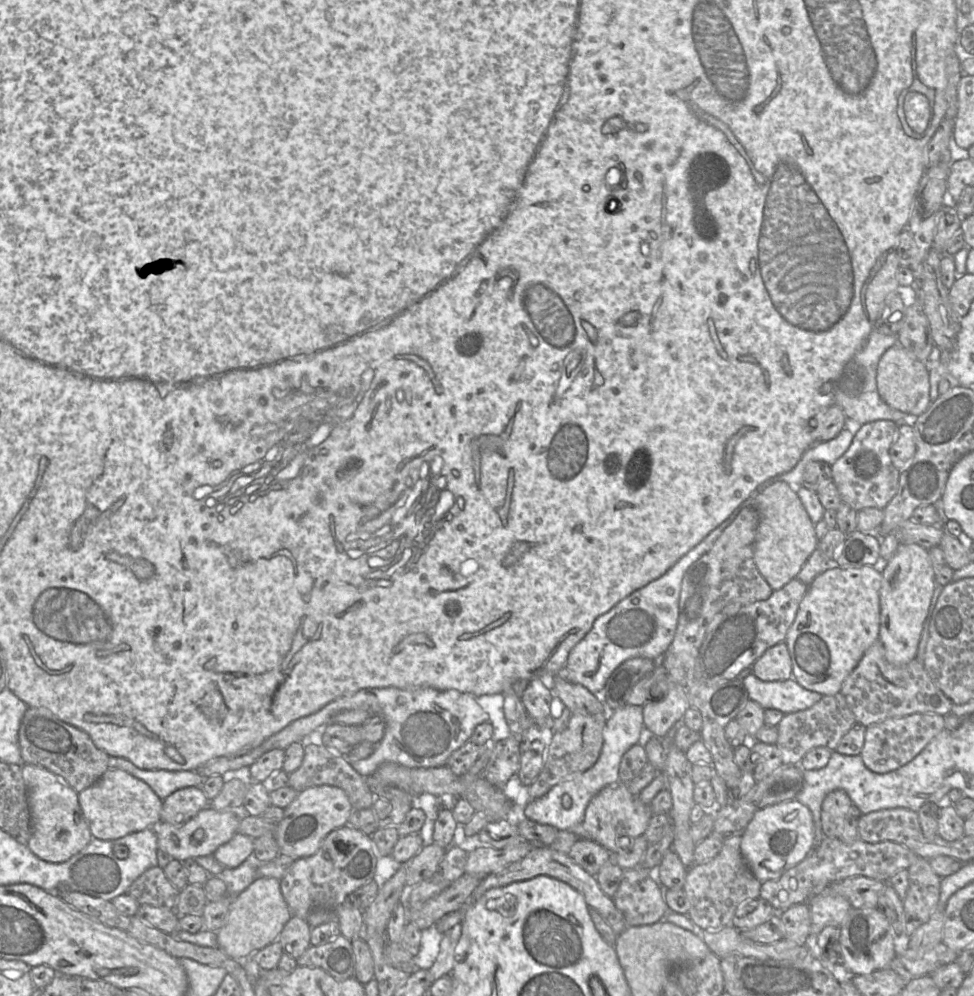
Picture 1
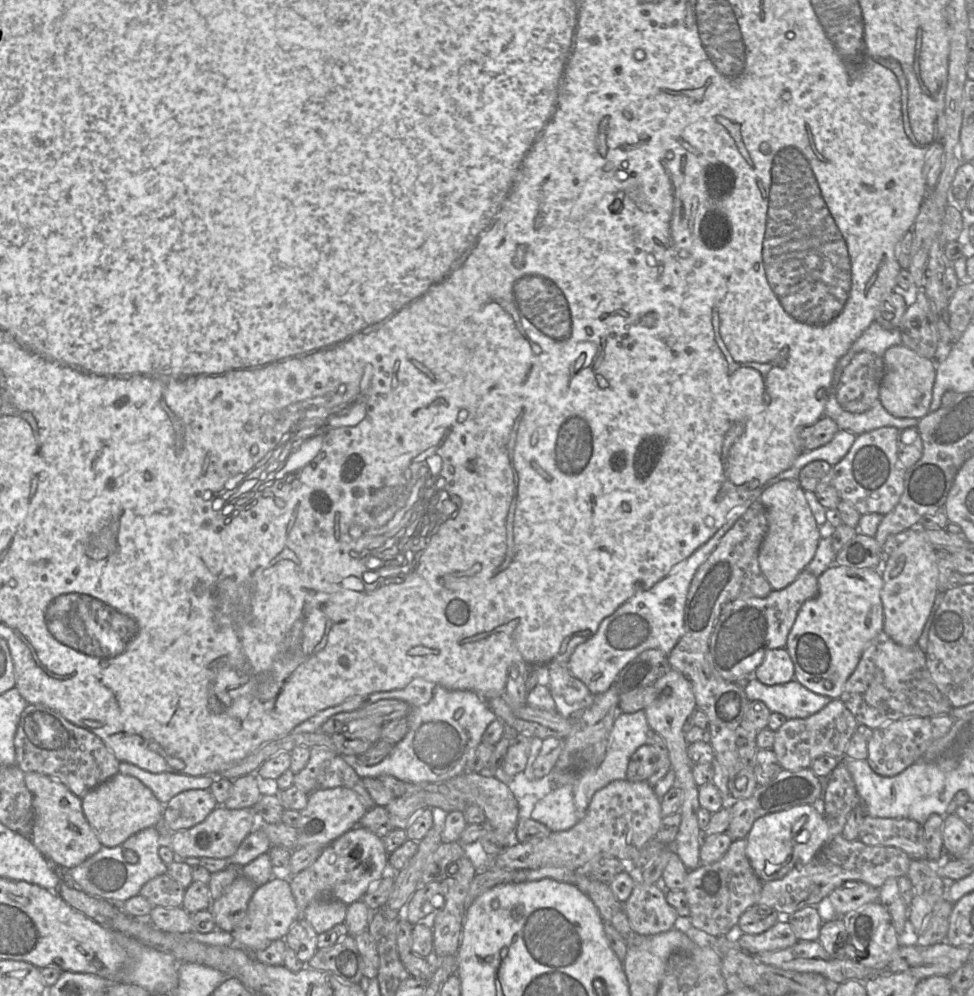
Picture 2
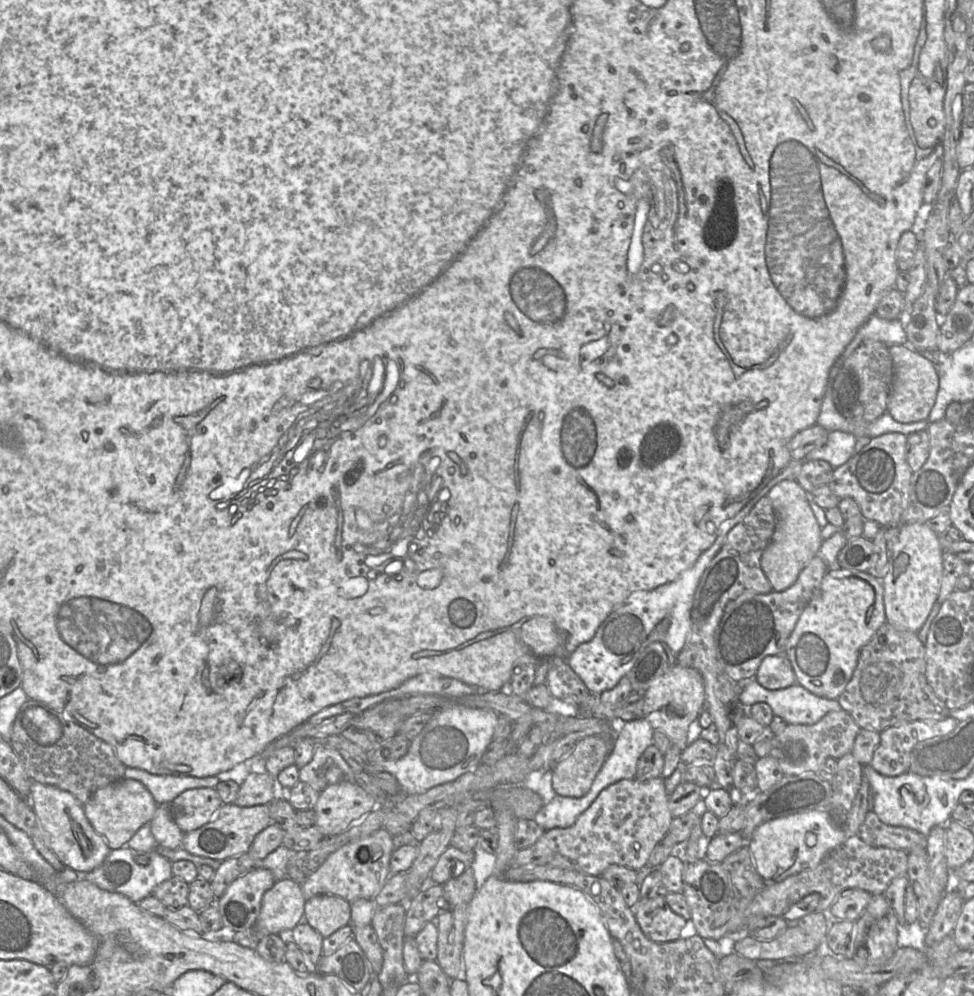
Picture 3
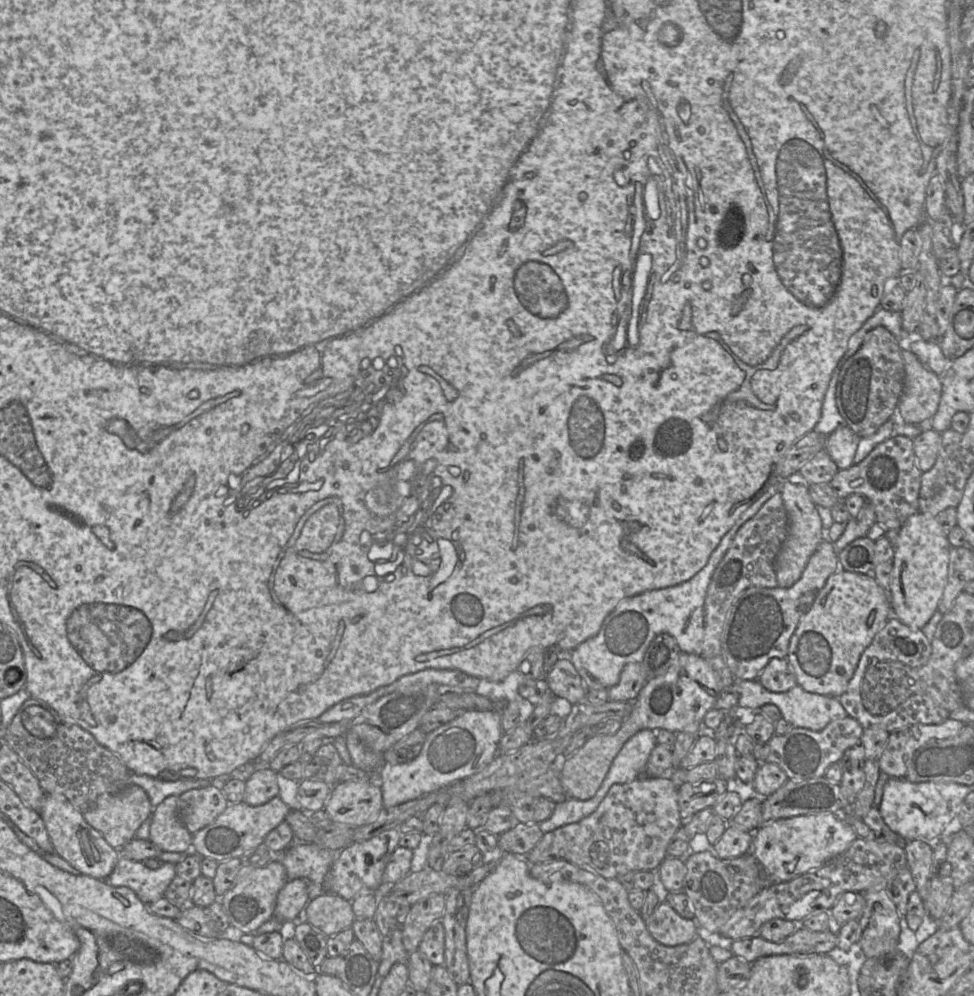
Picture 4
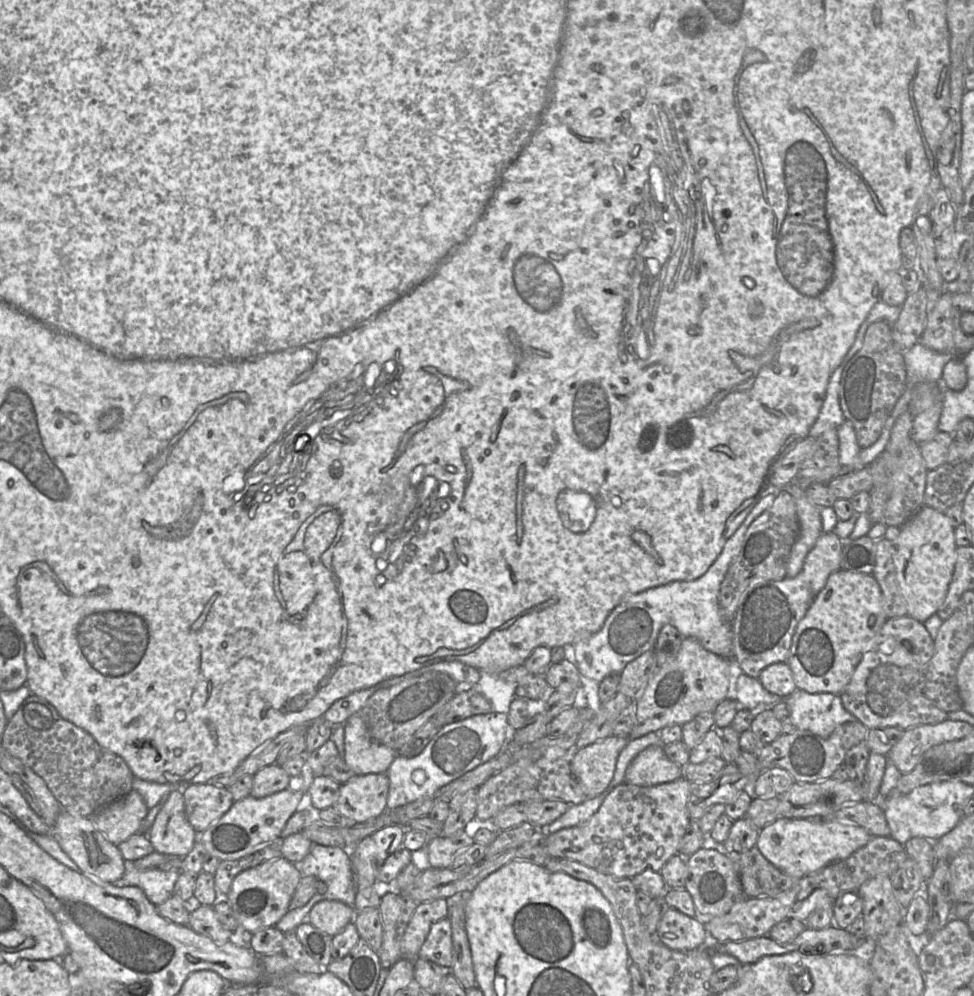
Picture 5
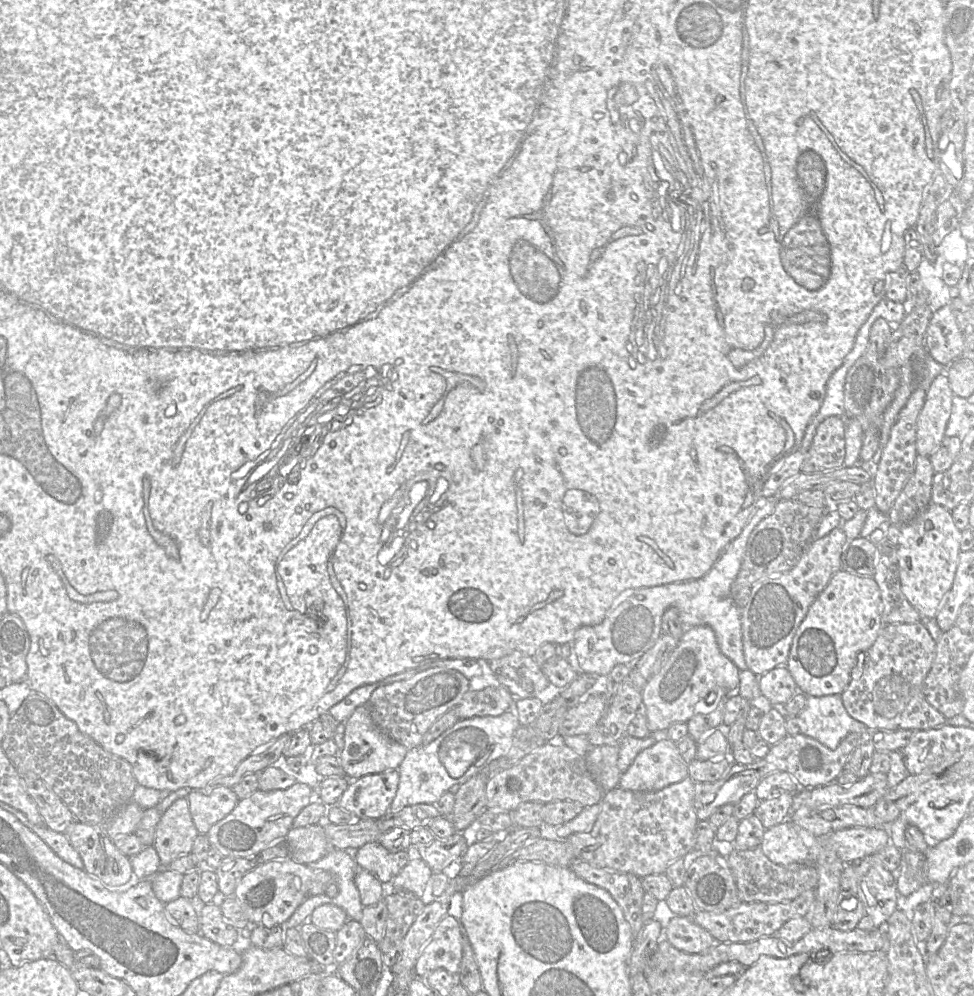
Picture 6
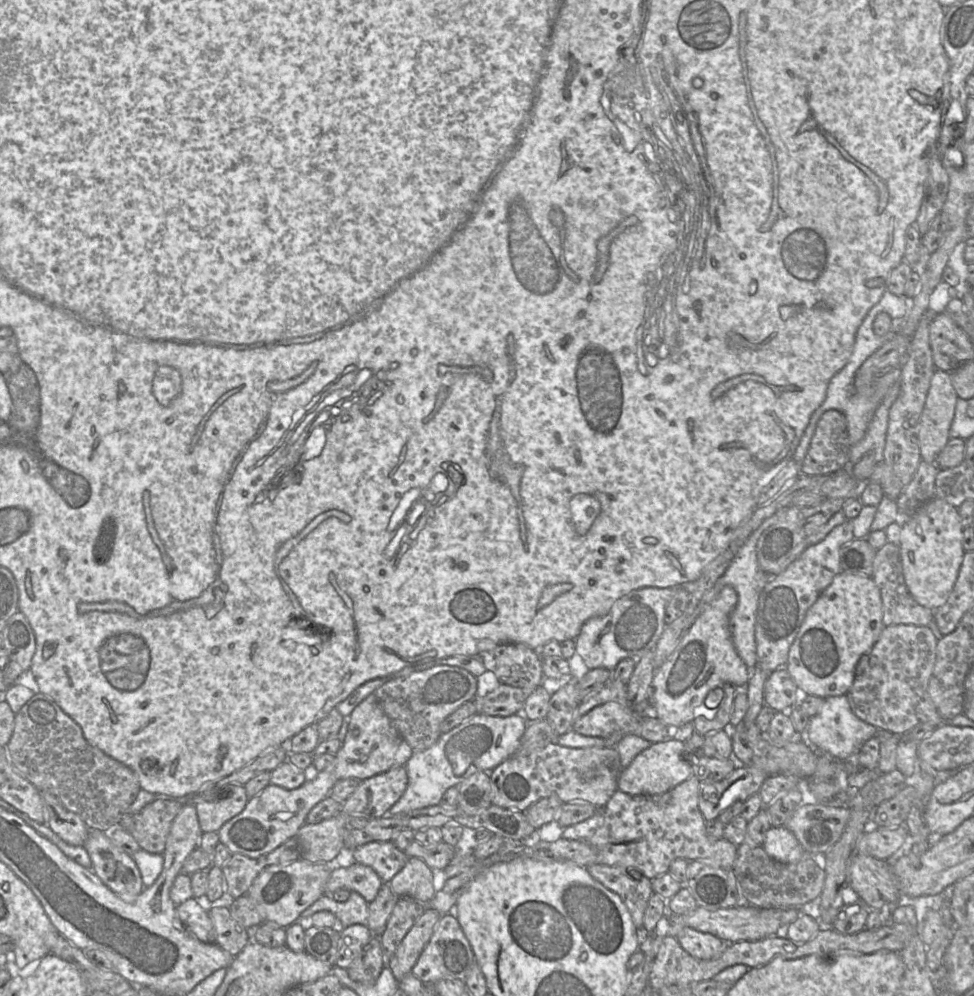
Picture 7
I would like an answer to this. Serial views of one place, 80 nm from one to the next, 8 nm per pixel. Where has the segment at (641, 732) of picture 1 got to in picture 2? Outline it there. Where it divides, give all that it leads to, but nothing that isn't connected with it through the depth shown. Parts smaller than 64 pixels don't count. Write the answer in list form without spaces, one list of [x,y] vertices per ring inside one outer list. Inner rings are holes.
[[[645,711],[635,713],[619,712],[613,724],[605,758],[596,769],[583,770],[577,781],[561,787],[555,787],[548,795],[538,801],[530,819],[542,823],[551,832],[562,832],[574,827],[587,812],[594,794],[608,784],[625,780],[631,756],[641,746],[647,744],[648,734],[652,731],[648,725]]]

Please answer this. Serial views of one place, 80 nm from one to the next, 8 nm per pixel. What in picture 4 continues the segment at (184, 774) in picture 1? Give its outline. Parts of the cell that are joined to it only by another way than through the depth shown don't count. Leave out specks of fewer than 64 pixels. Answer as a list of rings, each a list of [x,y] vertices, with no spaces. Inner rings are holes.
[[[130,772],[128,785],[138,785],[143,788],[149,796],[151,805],[155,808],[168,796],[179,797],[182,793],[194,789],[206,787],[212,784],[209,779],[178,779],[178,780],[161,780],[146,775],[138,775]]]

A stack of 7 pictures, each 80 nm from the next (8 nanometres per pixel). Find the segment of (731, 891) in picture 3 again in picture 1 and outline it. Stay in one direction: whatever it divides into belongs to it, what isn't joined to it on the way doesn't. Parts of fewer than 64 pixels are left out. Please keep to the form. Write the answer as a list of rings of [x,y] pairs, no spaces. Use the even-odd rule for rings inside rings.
[[[741,835],[723,841],[719,854],[705,864],[688,869],[684,892],[690,903],[687,916],[703,930],[716,930],[731,925],[737,907],[744,901],[760,897],[762,882],[752,873],[741,849]]]

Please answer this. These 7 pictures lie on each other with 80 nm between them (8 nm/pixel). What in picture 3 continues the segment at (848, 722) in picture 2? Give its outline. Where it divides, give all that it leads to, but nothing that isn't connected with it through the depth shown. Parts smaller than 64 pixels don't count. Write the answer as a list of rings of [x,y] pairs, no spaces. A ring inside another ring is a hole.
[[[845,710],[831,711],[812,725],[788,724],[780,734],[772,737],[770,755],[778,761],[784,775],[799,775],[808,771],[817,773],[828,758],[838,760],[851,752],[860,729]]]

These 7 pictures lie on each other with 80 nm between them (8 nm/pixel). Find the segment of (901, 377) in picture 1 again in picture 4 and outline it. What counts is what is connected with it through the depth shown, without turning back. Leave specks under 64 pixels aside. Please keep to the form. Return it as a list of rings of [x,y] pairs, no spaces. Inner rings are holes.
[[[901,350],[905,366],[904,389],[897,405],[907,424],[931,420],[942,396],[941,376],[927,368],[910,350]]]

